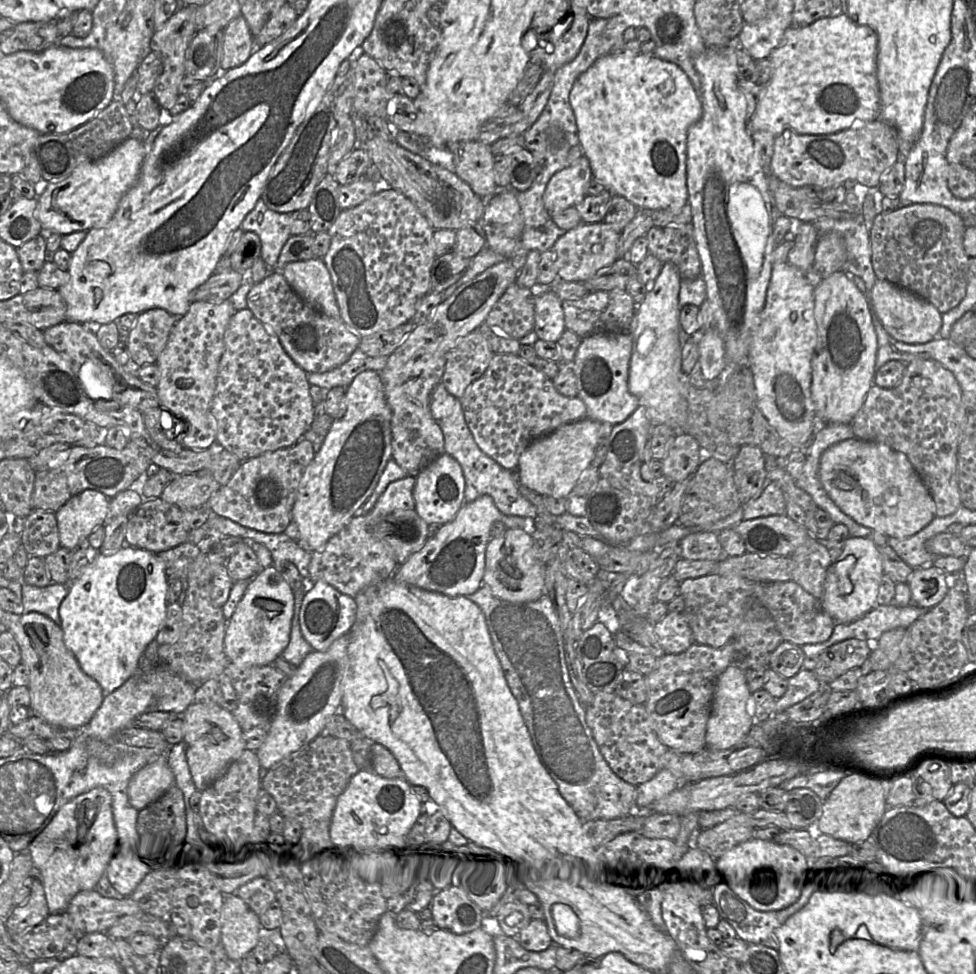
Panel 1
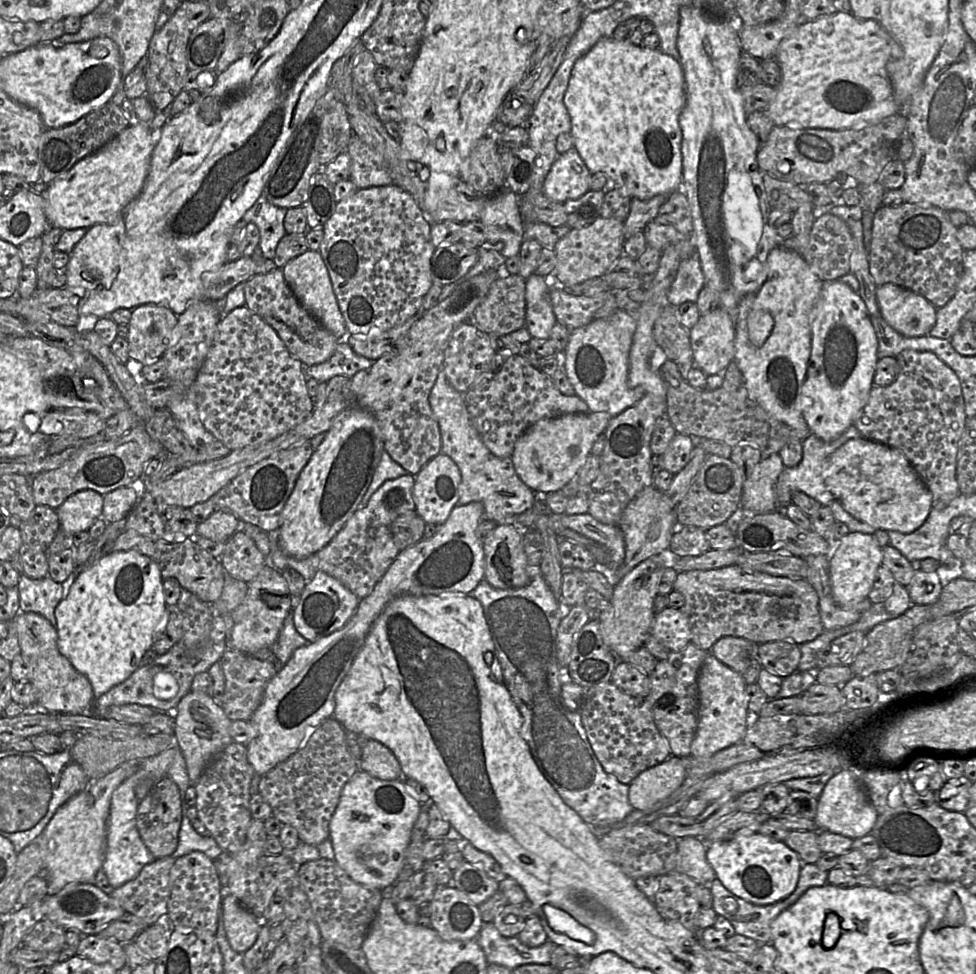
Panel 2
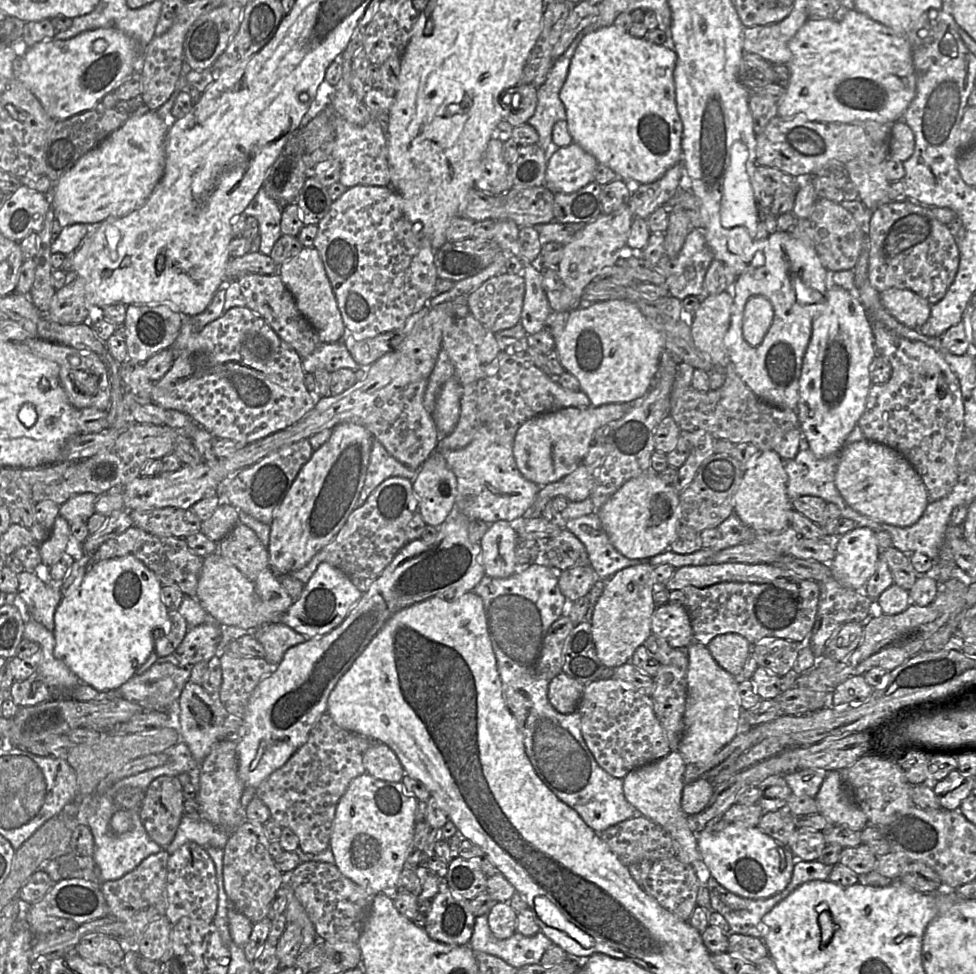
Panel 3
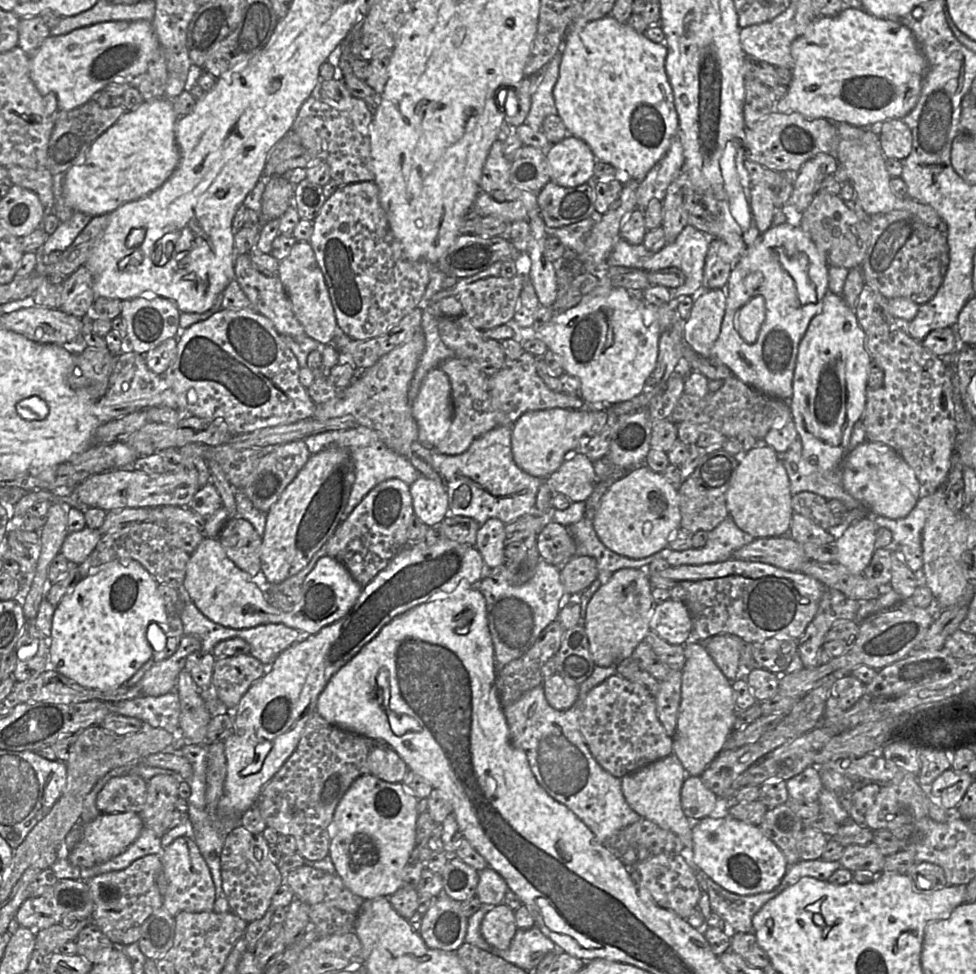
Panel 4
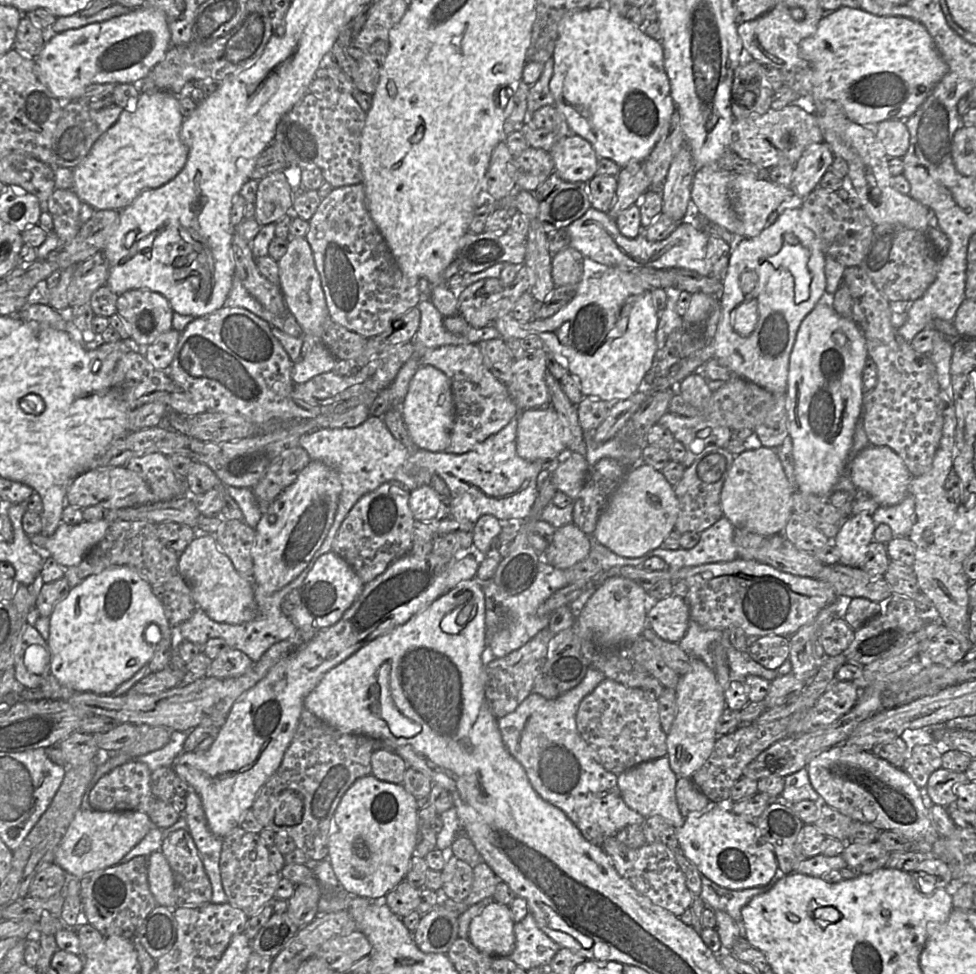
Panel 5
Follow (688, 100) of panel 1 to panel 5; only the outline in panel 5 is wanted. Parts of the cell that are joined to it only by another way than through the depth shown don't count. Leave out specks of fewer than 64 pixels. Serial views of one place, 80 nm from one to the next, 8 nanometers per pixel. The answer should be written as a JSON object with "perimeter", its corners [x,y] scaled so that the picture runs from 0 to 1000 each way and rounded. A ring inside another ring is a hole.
{"perimeter":[[[615,5],[583,13],[574,21],[566,61],[568,68],[563,91],[583,136],[600,143],[613,162],[623,162],[635,172],[647,165],[661,164],[693,113],[680,71],[677,43],[662,36],[655,27],[626,11],[622,5]]]}

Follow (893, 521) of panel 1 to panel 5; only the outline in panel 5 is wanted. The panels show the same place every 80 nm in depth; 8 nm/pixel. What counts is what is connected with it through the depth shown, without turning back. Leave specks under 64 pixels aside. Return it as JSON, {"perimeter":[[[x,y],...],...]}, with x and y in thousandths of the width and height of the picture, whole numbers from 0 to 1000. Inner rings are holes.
{"perimeter":[[[890,457],[871,474],[871,492],[874,498],[889,507],[901,520],[921,517],[930,508],[934,490],[925,472],[909,458]]]}

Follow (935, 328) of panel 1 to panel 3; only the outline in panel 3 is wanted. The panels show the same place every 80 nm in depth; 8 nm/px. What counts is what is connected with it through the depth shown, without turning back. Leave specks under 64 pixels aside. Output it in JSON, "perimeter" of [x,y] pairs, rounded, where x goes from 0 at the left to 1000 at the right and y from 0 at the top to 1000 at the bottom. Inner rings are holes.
{"perimeter":[[[911,296],[901,304],[906,316],[933,338],[942,339],[953,324],[954,312],[933,298]]]}

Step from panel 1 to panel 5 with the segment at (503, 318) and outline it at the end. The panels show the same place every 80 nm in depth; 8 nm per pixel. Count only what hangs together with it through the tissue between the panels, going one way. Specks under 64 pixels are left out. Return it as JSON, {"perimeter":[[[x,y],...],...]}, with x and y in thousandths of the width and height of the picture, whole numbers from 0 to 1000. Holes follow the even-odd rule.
{"perimeter":[[[538,271],[531,274],[528,285],[516,292],[511,285],[497,285],[490,287],[477,296],[469,299],[469,322],[486,337],[495,337],[505,332],[512,325],[524,322],[532,305],[543,296],[541,275]]]}

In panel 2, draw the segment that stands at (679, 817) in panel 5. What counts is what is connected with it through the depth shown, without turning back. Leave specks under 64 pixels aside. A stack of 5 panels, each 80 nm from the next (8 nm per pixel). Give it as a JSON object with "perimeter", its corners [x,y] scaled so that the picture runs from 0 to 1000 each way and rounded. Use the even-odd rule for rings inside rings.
{"perimeter":[[[688,775],[681,781],[658,792],[644,805],[644,823],[649,831],[663,832],[692,813],[702,798],[699,778]],[[711,858],[694,861],[693,892],[711,902],[718,910],[727,911],[734,896],[723,881],[723,866]]]}

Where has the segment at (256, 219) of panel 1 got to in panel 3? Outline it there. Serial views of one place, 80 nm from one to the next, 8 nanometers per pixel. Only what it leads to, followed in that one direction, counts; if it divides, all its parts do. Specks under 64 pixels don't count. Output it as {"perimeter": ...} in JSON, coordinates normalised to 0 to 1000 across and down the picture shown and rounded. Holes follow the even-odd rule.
{"perimeter":[[[267,192],[249,219],[252,223],[261,223],[265,231],[265,240],[258,258],[277,263],[282,249],[289,241],[287,229],[290,211],[277,203],[270,192]]]}

